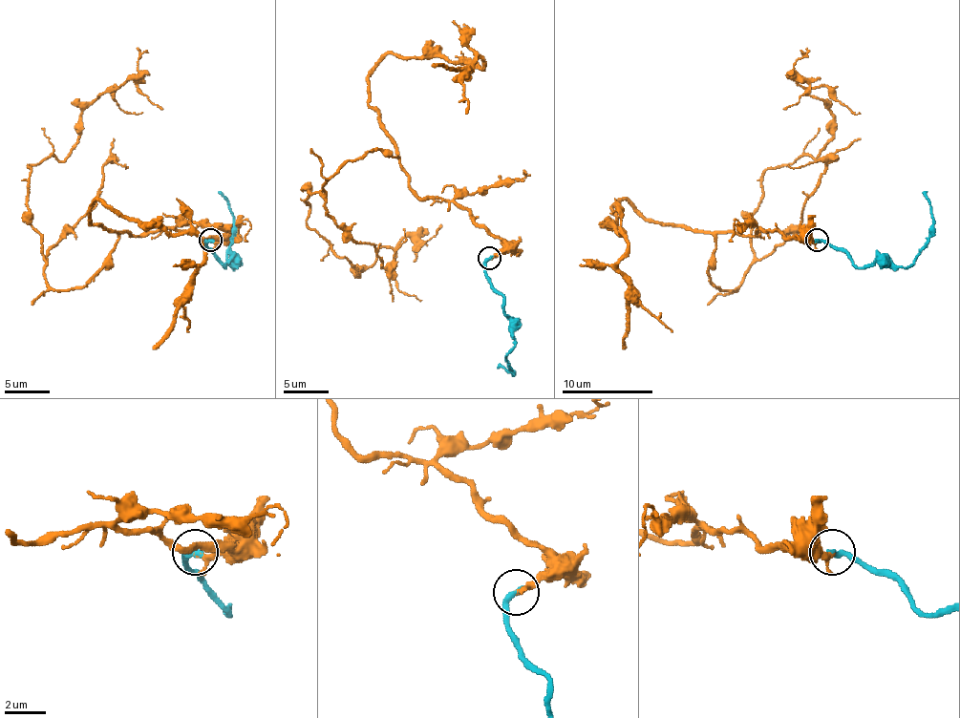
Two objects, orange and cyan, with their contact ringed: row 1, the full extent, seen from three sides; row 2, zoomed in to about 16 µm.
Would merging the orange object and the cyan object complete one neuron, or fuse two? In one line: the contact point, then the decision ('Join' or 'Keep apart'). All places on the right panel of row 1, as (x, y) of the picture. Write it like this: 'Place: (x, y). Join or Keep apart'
Place: (817, 240). Join

